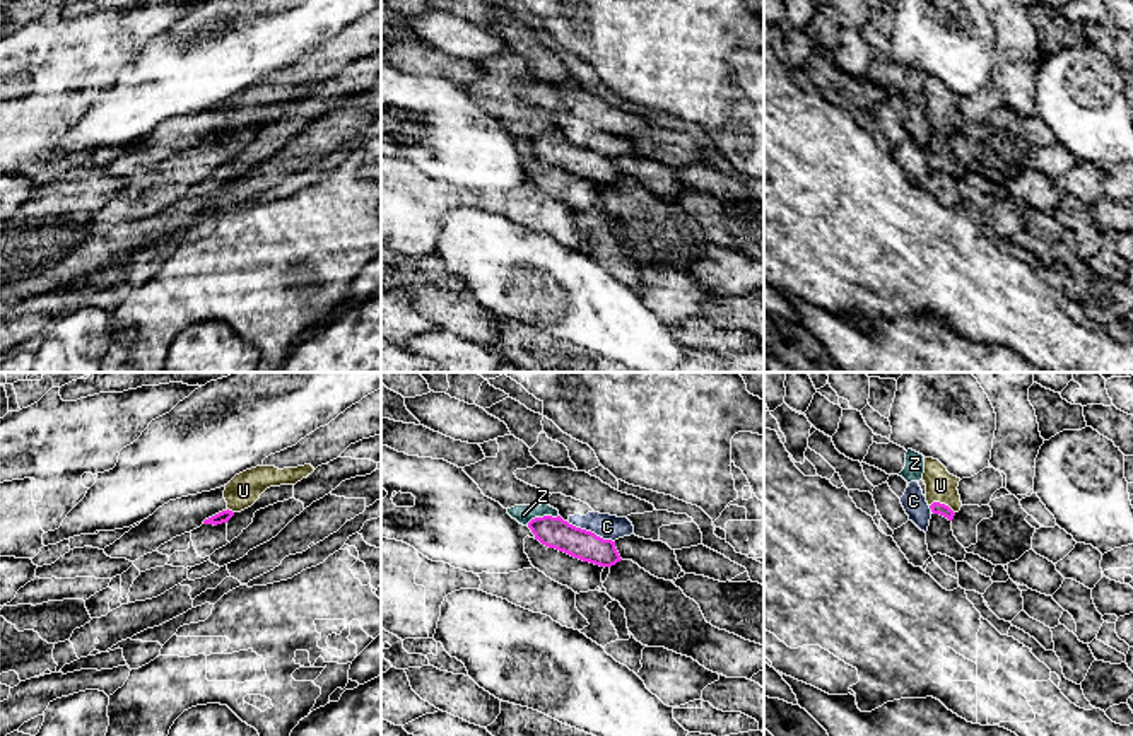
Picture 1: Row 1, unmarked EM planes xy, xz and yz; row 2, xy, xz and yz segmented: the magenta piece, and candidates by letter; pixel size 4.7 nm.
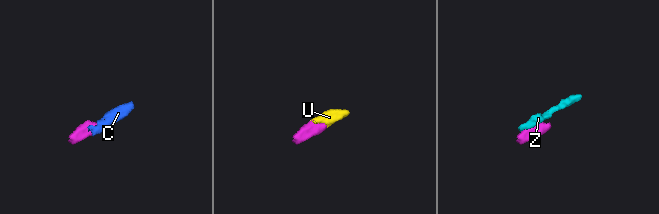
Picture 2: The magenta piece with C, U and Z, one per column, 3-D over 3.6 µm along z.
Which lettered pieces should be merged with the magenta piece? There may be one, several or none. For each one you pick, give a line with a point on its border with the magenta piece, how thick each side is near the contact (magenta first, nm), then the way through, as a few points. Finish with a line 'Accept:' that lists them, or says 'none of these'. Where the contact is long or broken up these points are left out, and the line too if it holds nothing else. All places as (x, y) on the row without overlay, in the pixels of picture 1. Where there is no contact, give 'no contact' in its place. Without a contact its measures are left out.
U: yz (942, 122) | 60/140 nm | across yz (937, 125), (942, 122), (940, 103)
Accept: U

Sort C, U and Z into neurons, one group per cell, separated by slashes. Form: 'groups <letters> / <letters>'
groups C / U / Z

